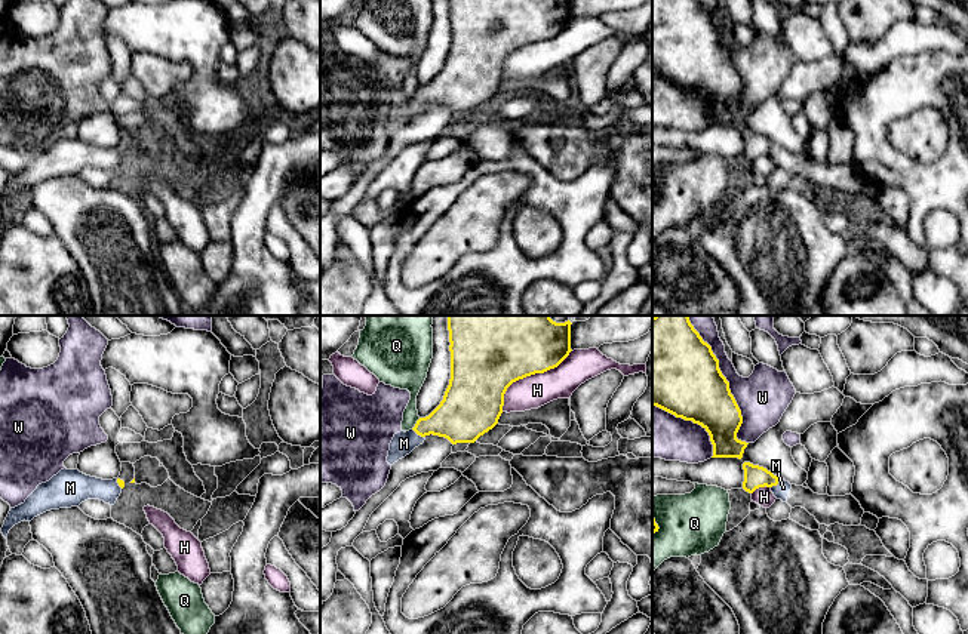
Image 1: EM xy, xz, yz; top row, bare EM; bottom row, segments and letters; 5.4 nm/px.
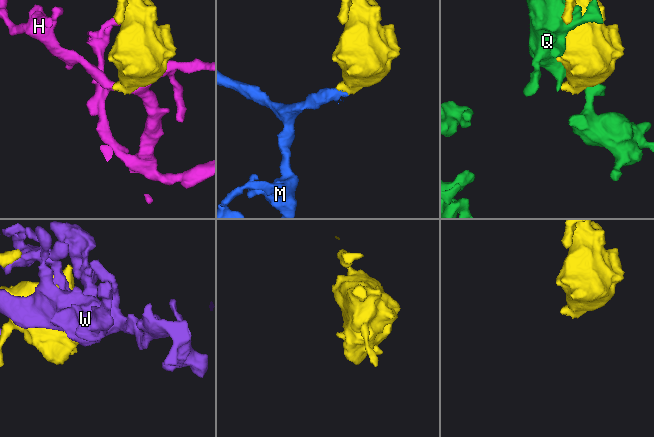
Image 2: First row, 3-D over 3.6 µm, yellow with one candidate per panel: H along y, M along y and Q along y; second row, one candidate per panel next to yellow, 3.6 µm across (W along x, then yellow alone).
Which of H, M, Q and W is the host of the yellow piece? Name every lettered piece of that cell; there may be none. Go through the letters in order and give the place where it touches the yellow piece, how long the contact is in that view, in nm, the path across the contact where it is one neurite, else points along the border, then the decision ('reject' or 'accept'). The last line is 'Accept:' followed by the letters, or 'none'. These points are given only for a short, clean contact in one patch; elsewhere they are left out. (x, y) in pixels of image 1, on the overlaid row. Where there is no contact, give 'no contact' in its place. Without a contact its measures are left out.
H: meets yellow in xz at (528, 375); contact 500 nm long; reject
M: meets yellow in yz at (777, 483); contact 80 nm long; runs through yz (755, 476), (777, 483), (781, 491); accept
Q: meets yellow in xz at (415, 424); contact 80 nm long; reject
W: meets yellow in yz at (728, 382); contact 750 nm long; reject
Accept: M

